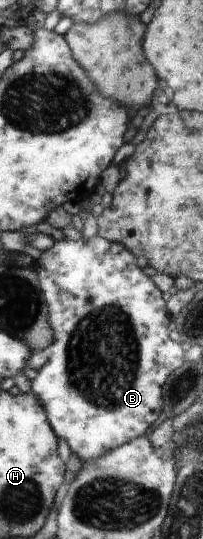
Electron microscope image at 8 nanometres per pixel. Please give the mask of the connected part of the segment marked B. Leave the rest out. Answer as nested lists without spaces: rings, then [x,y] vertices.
[[[96,234],[90,239],[86,239],[86,241],[82,238],[74,241],[68,237],[55,241],[51,249],[40,253],[40,257],[34,261],[32,266],[37,271],[38,283],[42,287],[43,297],[46,299],[49,309],[48,319],[50,319],[50,327],[52,327],[52,333],[54,333],[54,341],[43,350],[32,352],[21,373],[26,375],[26,379],[30,381],[30,393],[38,399],[38,403],[41,403],[57,438],[67,443],[72,455],[76,456],[82,464],[94,461],[98,457],[110,453],[115,447],[130,443],[130,441],[134,441],[142,435],[149,437],[147,433],[162,418],[162,389],[164,383],[166,383],[166,377],[174,369],[178,369],[182,365],[182,361],[186,361],[185,351],[182,349],[180,340],[168,330],[172,316],[166,309],[166,302],[162,298],[163,292],[152,281],[151,277],[146,275],[142,268],[138,267],[136,260],[137,257],[120,243],[110,243],[110,241],[106,241],[106,239]]]

